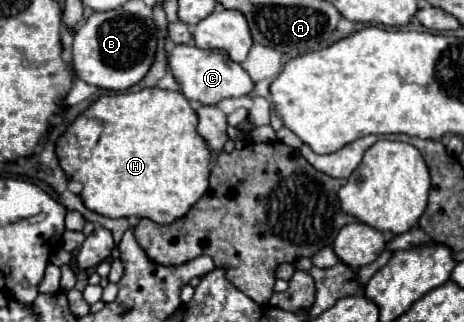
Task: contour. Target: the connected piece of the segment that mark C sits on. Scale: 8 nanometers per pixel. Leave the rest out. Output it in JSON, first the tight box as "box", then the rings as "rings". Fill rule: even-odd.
{"box":[169,44,255,104],"rings":[[[181,44],[171,50],[169,70],[181,82],[183,96],[187,100],[199,100],[203,104],[219,104],[225,98],[241,98],[255,88],[251,76],[241,68],[241,64],[233,62],[225,52],[201,50],[195,44]]]}

